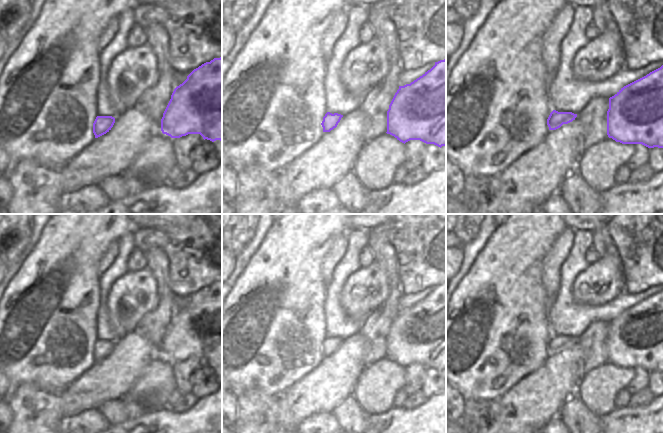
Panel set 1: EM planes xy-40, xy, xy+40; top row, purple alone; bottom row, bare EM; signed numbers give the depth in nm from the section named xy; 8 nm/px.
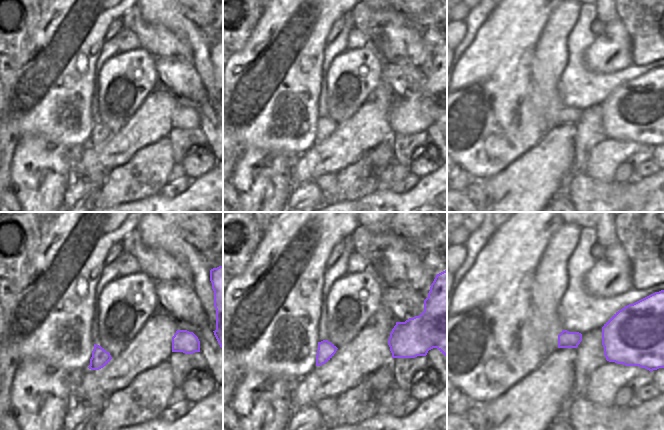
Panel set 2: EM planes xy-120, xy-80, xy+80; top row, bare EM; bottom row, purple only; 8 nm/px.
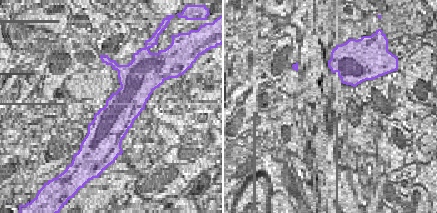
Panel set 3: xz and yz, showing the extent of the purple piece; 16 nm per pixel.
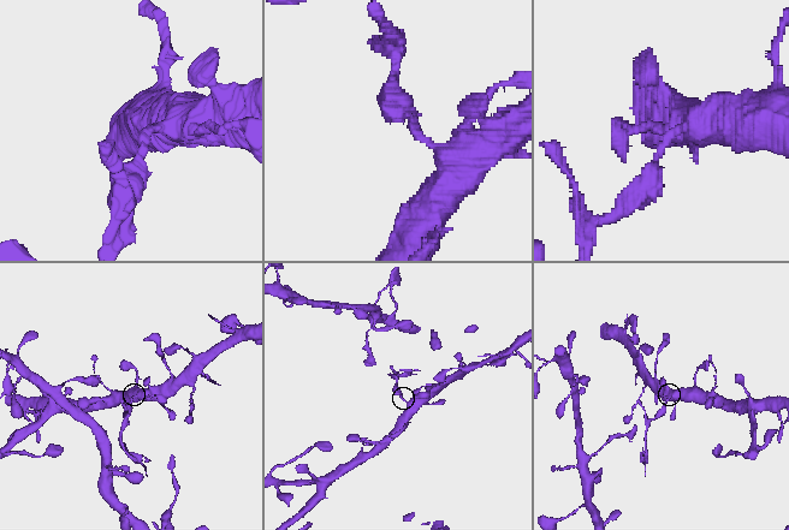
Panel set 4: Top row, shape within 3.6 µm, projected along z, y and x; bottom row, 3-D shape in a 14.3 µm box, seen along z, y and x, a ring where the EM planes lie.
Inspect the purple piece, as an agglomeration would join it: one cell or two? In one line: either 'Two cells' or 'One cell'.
Two cells

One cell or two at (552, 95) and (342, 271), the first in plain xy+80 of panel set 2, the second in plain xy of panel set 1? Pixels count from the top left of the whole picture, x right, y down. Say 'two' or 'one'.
two

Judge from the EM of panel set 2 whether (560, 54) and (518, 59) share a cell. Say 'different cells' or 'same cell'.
different cells

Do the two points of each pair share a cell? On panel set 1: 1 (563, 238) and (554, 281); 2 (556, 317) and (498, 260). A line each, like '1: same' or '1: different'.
1: same
2: different

